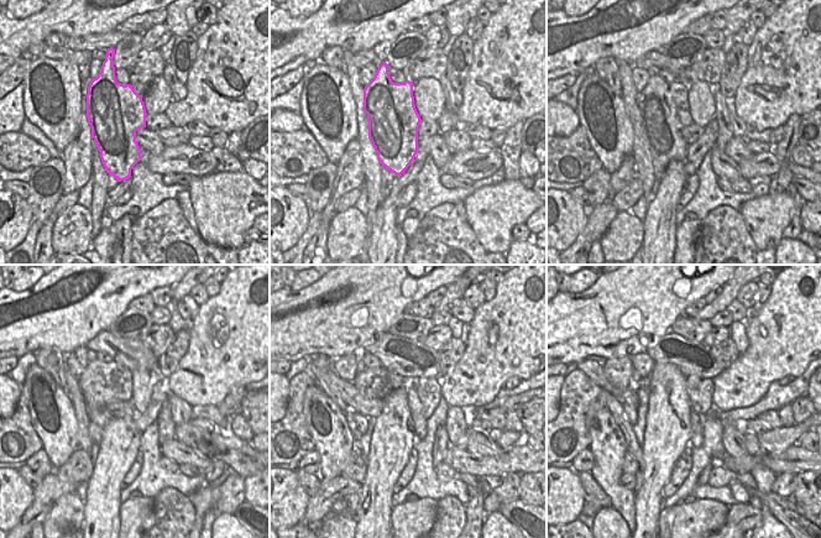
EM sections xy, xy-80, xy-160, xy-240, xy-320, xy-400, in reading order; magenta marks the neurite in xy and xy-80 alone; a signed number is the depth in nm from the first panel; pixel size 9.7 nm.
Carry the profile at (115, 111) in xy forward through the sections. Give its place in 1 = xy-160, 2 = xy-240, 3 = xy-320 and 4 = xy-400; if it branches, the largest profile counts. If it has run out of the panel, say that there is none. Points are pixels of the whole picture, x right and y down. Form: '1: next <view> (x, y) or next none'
1: next xy-160 (664, 106)
2: next xy-240 (102, 384)
3: next xy-320 (378, 382)
4: next xy-400 (643, 382)

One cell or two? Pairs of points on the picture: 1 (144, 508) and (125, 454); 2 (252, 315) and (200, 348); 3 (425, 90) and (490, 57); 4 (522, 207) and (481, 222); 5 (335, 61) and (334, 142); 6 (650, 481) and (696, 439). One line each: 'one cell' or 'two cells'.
1: two cells
2: one cell
3: two cells
4: one cell
5: two cells
6: two cells

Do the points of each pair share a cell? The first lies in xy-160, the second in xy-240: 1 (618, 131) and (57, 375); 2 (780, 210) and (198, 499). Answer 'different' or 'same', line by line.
1: different
2: same

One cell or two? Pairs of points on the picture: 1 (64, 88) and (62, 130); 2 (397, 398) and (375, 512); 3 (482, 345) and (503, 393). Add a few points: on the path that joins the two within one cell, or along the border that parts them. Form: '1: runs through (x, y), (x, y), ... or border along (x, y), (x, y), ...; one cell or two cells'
1: runs through (66, 98), (63, 120); one cell
2: runs through (392, 427), (392, 442), (378, 484); one cell
3: border along (502, 387), (489, 402), (479, 407); two cells

